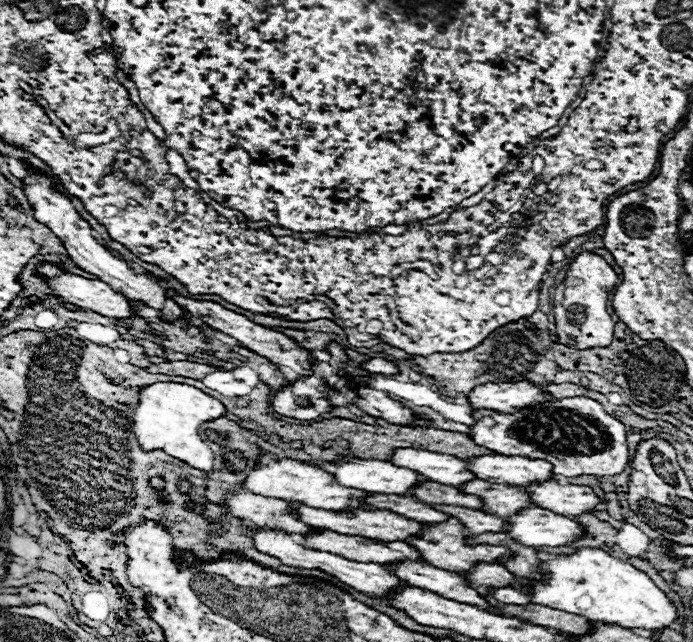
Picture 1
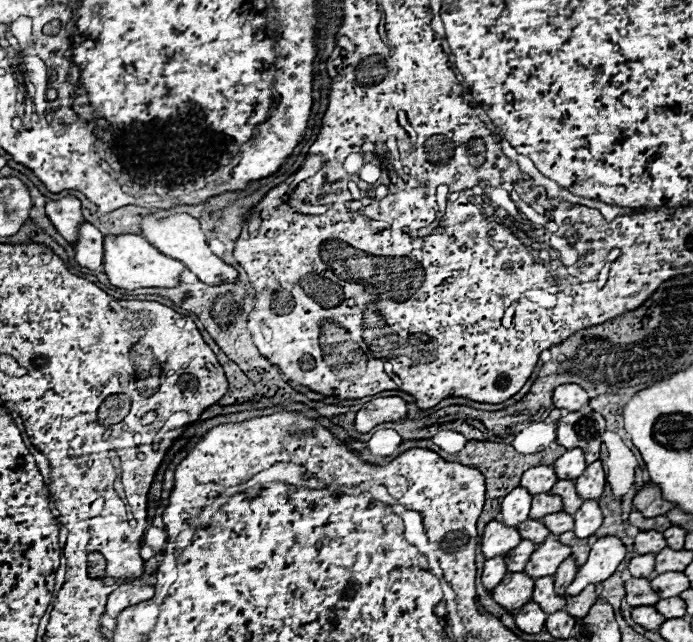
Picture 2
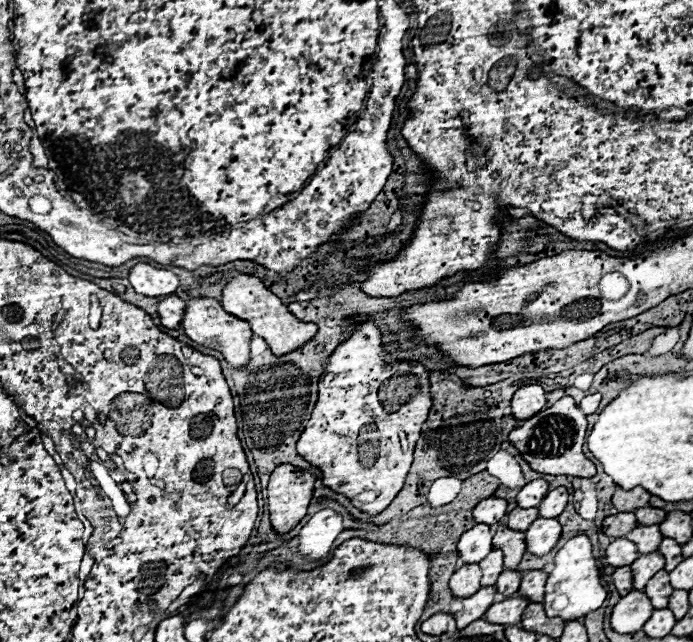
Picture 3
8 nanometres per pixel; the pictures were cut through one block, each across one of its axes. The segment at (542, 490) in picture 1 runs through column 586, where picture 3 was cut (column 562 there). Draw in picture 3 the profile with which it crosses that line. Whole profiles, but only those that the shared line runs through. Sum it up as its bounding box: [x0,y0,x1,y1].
[538,486,568,518]

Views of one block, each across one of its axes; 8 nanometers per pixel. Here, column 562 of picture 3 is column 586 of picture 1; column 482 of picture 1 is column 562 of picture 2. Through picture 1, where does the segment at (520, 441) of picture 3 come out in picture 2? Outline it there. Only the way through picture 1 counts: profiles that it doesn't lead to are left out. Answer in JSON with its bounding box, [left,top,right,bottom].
[556,406,606,464]

